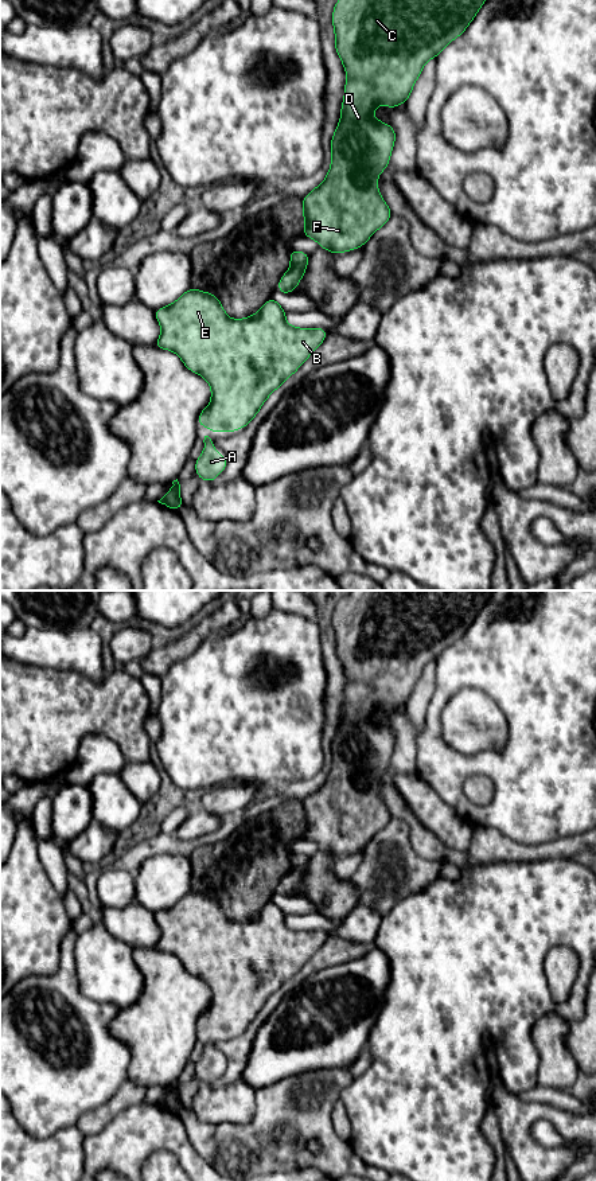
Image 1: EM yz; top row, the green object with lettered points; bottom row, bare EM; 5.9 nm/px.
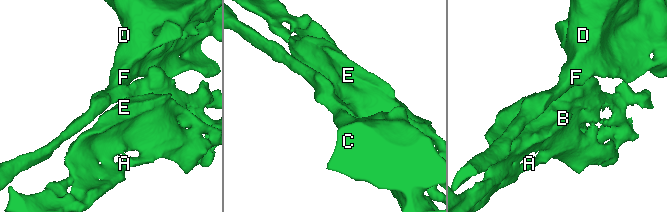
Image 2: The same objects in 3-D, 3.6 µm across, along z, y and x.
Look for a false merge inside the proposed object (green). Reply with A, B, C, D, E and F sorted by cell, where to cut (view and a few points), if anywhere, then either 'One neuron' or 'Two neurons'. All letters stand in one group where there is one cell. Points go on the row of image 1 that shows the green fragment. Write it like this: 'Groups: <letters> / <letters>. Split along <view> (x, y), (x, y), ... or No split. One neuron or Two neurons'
Groups: A B C D E F. No split. One neuron

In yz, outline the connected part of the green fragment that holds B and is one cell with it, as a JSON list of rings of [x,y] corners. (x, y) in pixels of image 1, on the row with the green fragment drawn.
[[[195,288],[155,311],[161,334],[153,346],[174,351],[211,387],[211,402],[200,412],[199,426],[229,433],[245,428],[264,401],[323,343],[327,330],[291,327],[285,312],[274,299],[269,299],[256,315],[230,319],[215,295]]]

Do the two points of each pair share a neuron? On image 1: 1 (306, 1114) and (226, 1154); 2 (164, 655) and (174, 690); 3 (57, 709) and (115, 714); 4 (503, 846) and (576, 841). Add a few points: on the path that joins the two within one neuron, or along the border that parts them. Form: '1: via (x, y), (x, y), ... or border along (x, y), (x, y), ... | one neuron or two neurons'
1: via (285, 1125), (265, 1145), (246, 1150) | one neuron
2: border along (195, 651), (178, 659), (160, 678) | two neurons
3: via (71, 709), (100, 709) | one neuron
4: via (521, 852), (559, 849) | one neuron

